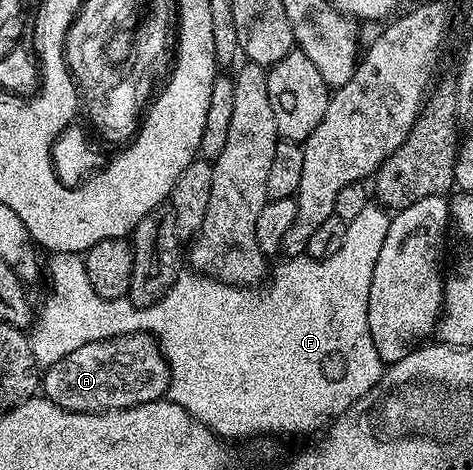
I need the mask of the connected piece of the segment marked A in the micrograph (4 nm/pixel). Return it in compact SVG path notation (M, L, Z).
M129 333L123 337L109 337L107 341L84 343L49 366L40 377L40 389L44 396L70 413L107 413L110 409L127 409L140 403L161 401L167 396L169 388L170 368L166 356L148 333Z

